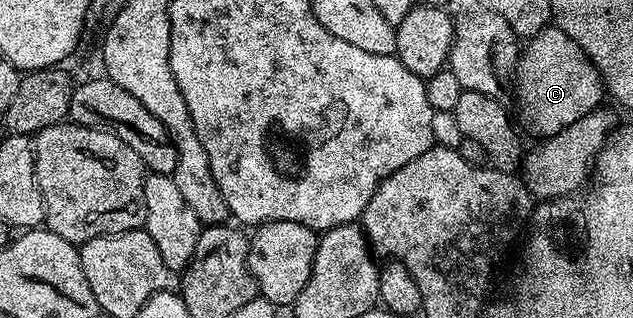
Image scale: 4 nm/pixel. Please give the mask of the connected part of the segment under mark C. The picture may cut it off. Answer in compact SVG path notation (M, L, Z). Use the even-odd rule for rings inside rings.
M549 25L523 44L514 72L515 95L525 125L536 137L547 137L564 131L601 106L600 98L605 98L606 88L598 69L581 47L563 29Z

